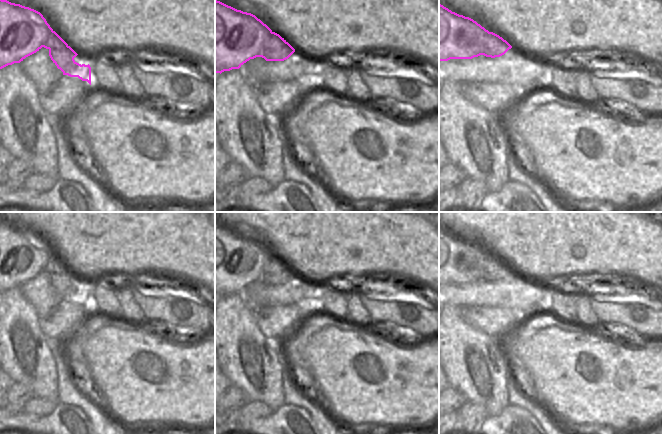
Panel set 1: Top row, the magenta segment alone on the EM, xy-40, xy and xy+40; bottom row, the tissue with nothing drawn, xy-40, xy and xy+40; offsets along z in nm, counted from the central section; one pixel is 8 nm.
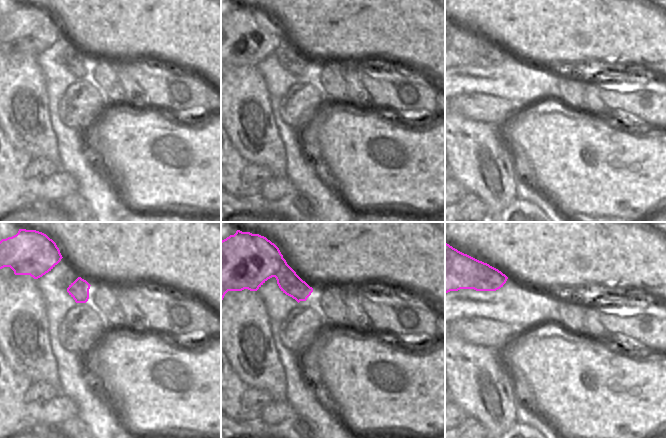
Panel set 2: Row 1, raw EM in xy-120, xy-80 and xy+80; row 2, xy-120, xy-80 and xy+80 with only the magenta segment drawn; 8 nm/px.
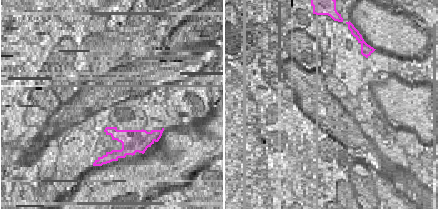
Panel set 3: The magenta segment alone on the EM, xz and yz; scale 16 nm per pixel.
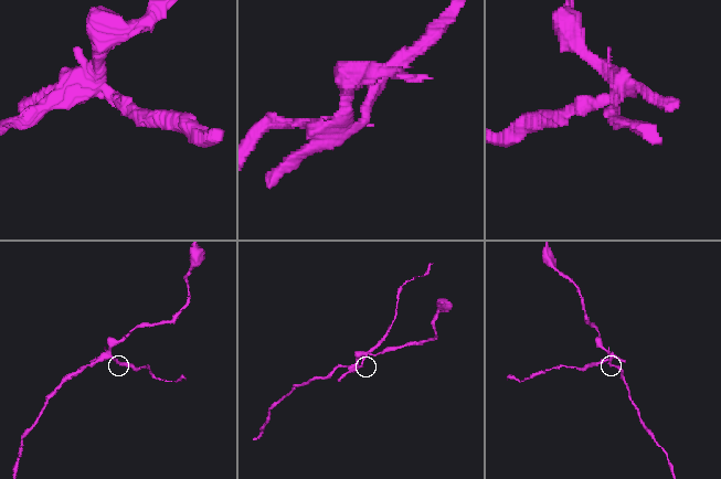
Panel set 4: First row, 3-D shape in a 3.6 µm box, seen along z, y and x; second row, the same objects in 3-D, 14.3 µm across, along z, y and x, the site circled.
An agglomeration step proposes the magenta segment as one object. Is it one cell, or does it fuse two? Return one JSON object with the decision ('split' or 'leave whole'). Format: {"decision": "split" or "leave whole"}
{"decision": "split"}

